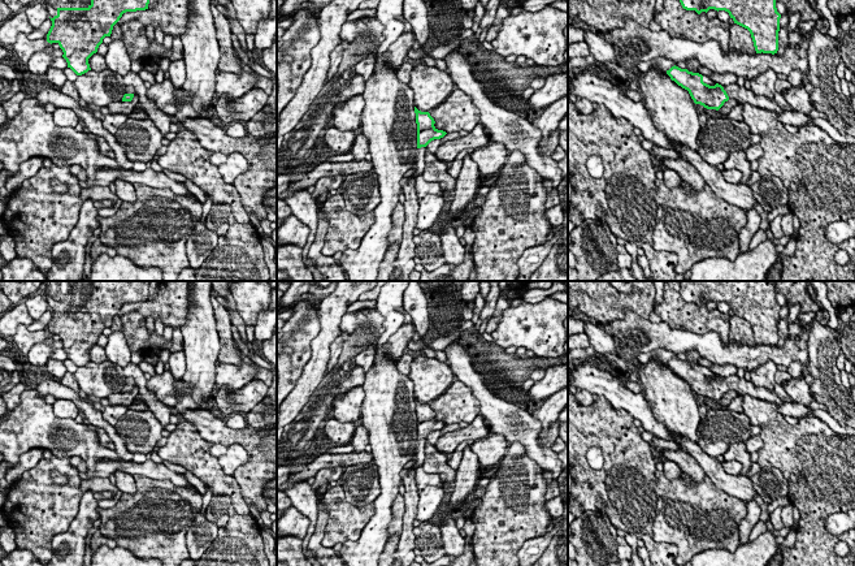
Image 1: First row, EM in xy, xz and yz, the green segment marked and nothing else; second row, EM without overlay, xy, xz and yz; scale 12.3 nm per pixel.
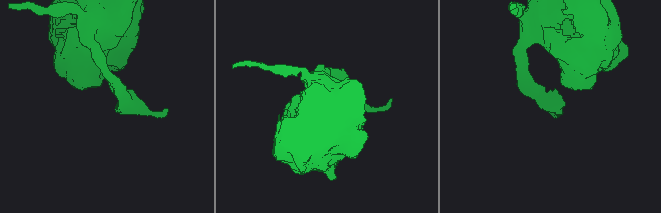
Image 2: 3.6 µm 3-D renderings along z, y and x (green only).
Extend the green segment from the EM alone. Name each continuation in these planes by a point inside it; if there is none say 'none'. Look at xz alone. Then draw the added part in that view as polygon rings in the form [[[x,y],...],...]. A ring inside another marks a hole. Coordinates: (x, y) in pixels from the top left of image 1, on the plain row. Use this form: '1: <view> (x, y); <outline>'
1: xz (419, 457); [[[421,438],[416,441],[415,445],[415,454],[412,457],[412,461],[415,461],[416,463],[411,467],[412,470],[416,471],[417,467],[422,467],[424,462],[425,462],[425,444],[426,440]]]

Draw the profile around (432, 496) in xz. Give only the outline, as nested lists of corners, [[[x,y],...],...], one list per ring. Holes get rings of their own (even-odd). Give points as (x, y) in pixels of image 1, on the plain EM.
[[[428,485],[425,487],[418,498],[416,519],[421,522],[430,520],[438,507],[447,497],[447,488]]]

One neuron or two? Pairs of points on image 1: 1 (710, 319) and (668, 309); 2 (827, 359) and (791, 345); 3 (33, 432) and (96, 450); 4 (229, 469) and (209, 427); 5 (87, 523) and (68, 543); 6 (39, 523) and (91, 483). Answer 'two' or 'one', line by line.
1: one
2: two
3: one
4: two
5: one
6: two

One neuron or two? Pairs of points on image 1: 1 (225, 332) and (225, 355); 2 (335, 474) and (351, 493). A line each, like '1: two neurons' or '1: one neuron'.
1: one neuron
2: two neurons

